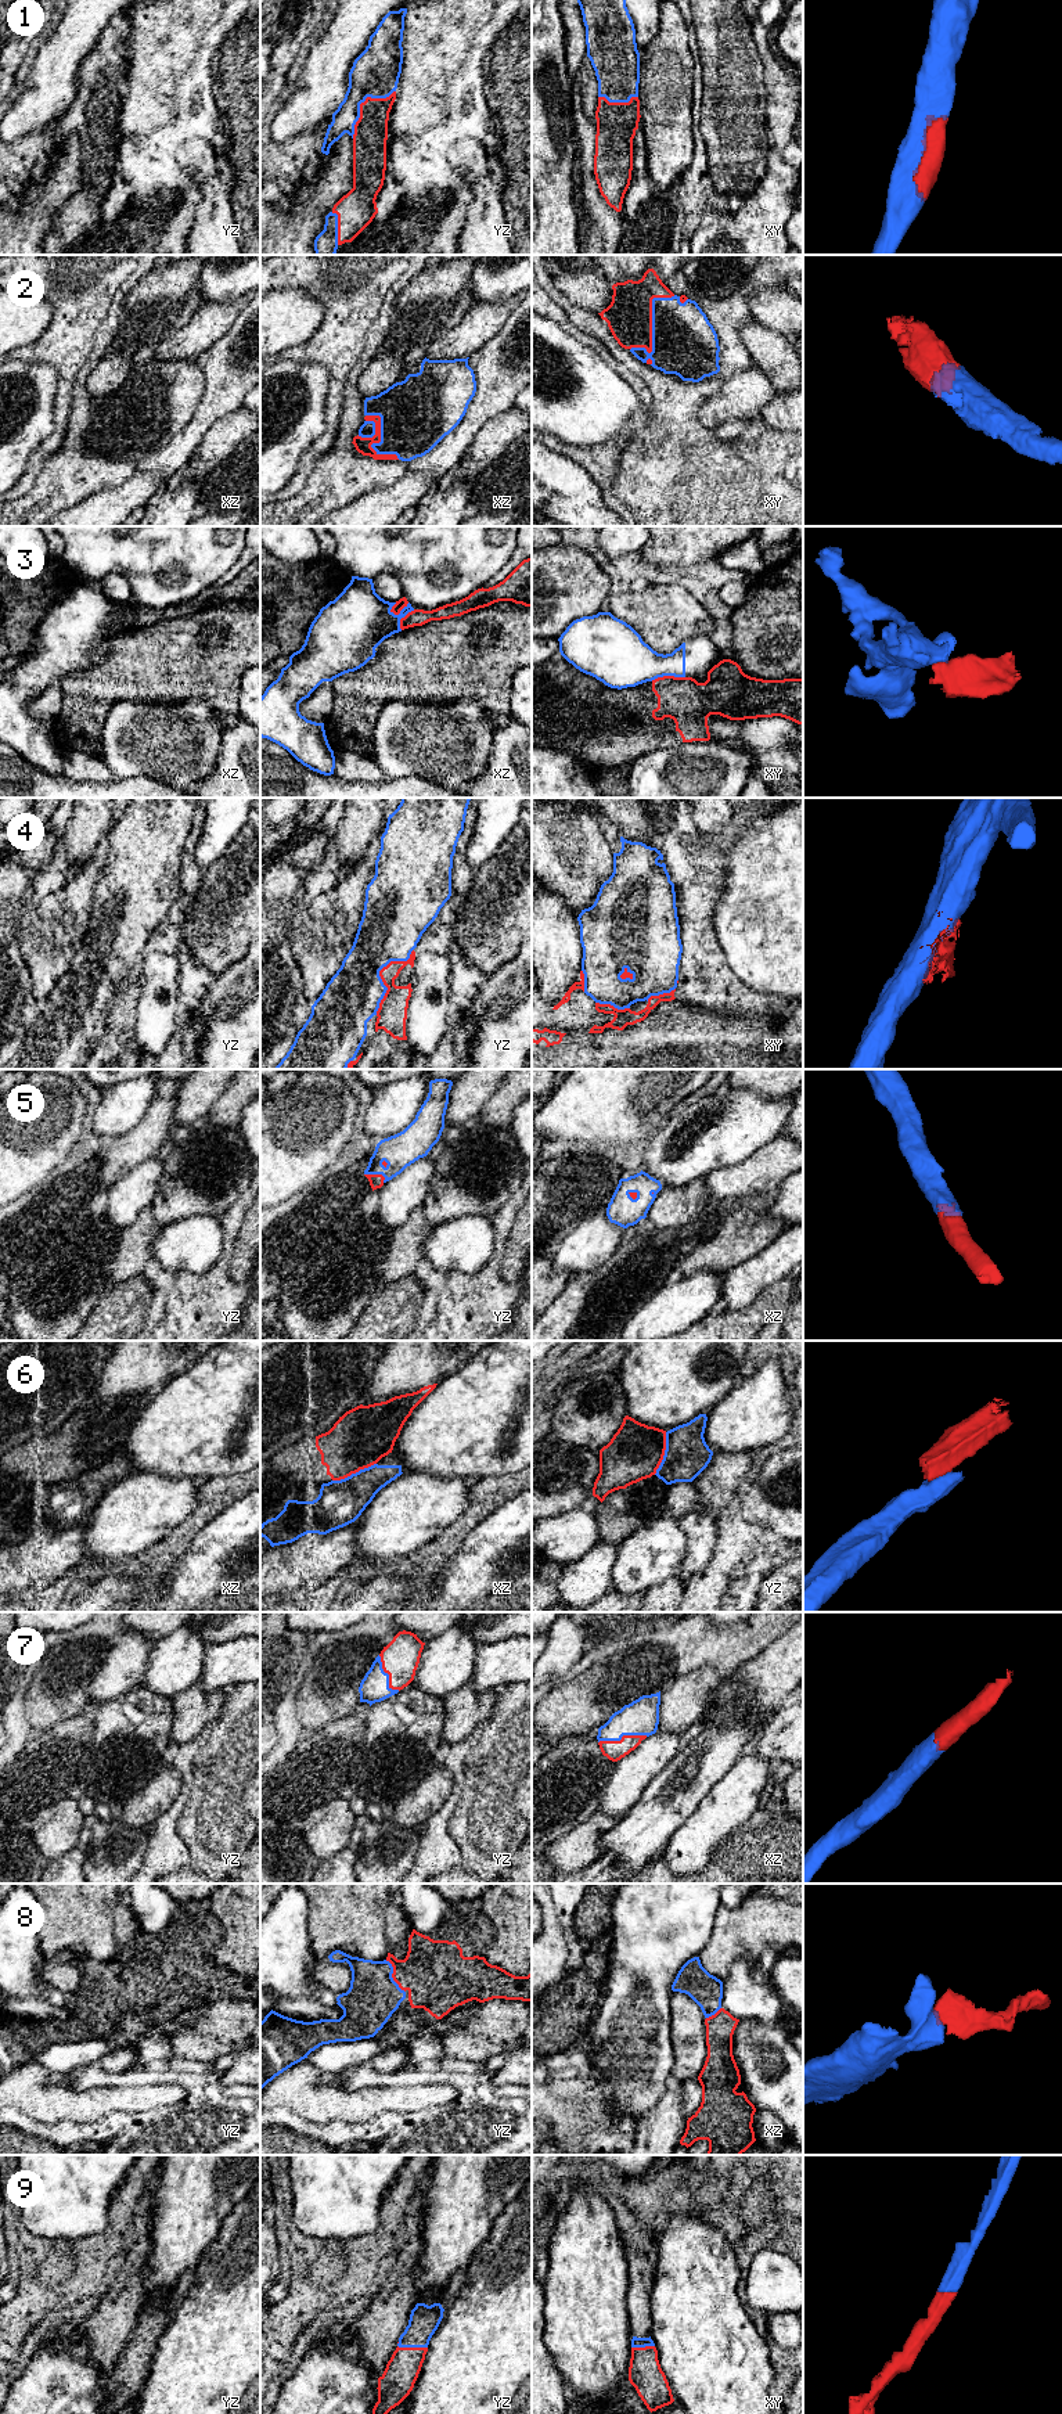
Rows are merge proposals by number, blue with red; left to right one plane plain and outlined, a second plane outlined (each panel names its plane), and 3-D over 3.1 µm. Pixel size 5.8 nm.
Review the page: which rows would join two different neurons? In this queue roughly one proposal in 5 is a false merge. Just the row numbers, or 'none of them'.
3, 4, 6

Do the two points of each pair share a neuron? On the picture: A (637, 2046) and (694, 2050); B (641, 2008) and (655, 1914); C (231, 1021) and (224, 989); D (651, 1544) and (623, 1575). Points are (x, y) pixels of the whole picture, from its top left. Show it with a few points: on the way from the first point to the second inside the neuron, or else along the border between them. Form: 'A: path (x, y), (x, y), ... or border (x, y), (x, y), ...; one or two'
A: border (672, 2015), (673, 2068), (670, 2073); two
B: path (645, 1985), (645, 1954), (651, 1938); one
C: path (231, 1013), (231, 997); one
D: path (647, 1551), (630, 1568); one

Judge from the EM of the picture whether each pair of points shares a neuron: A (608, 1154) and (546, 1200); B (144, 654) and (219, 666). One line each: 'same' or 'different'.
A: same
B: same

